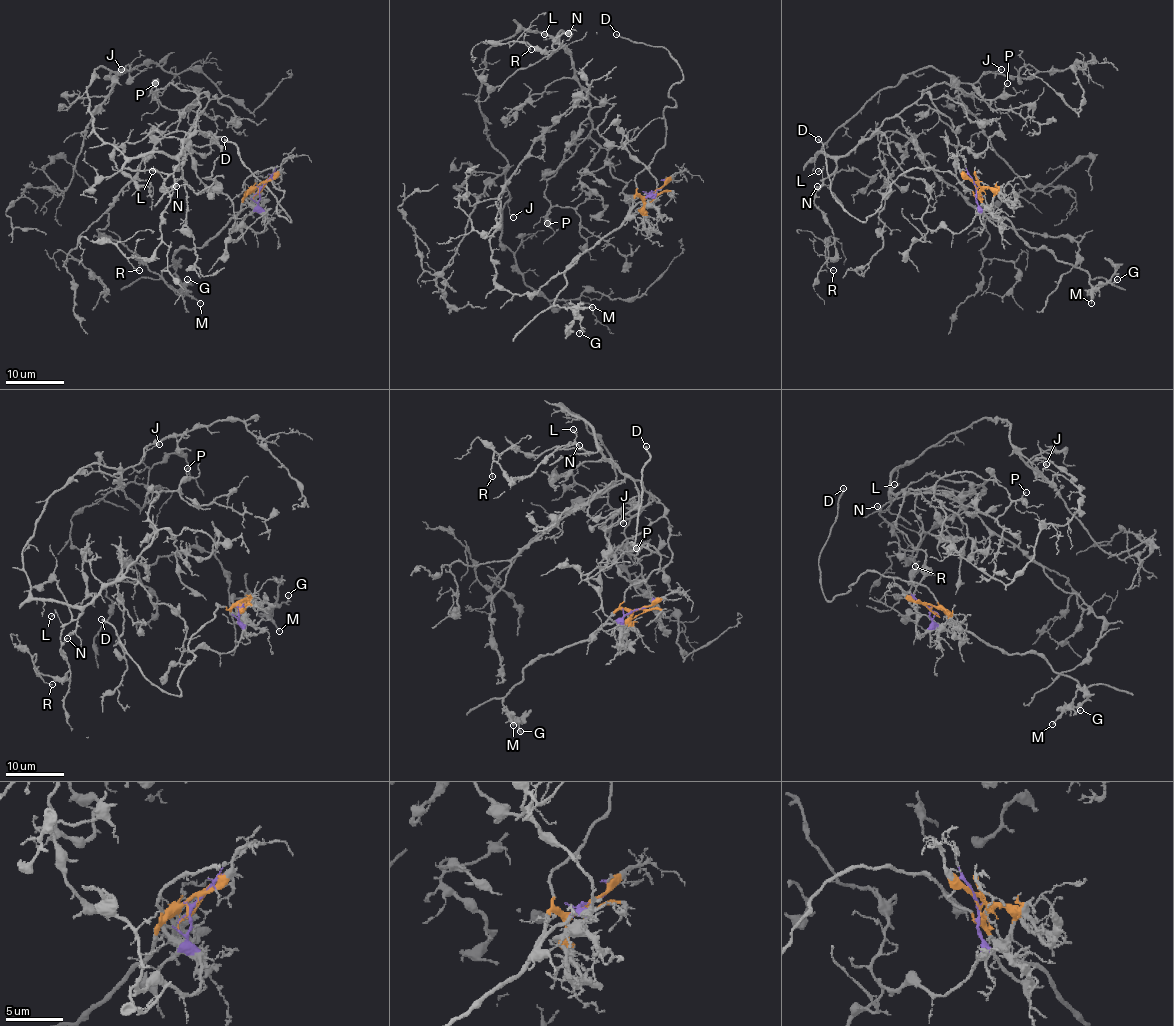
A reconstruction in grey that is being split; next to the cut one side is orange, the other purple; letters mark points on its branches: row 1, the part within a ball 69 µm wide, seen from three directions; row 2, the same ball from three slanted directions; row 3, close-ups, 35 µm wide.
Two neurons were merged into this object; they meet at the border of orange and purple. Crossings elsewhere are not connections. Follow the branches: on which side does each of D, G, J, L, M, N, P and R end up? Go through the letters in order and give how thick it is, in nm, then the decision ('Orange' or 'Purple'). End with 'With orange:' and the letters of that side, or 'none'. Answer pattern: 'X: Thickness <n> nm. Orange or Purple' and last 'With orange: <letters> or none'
D: Thickness 220 nm. Orange
G: Thickness 90 nm. Orange
J: Thickness 130 nm. Purple
L: Thickness 60 nm. Purple
M: Thickness 150 nm. Orange
N: Thickness 140 nm. Purple
P: Thickness 140 nm. Purple
R: Thickness 110 nm. Purple
With orange: D, G, M

